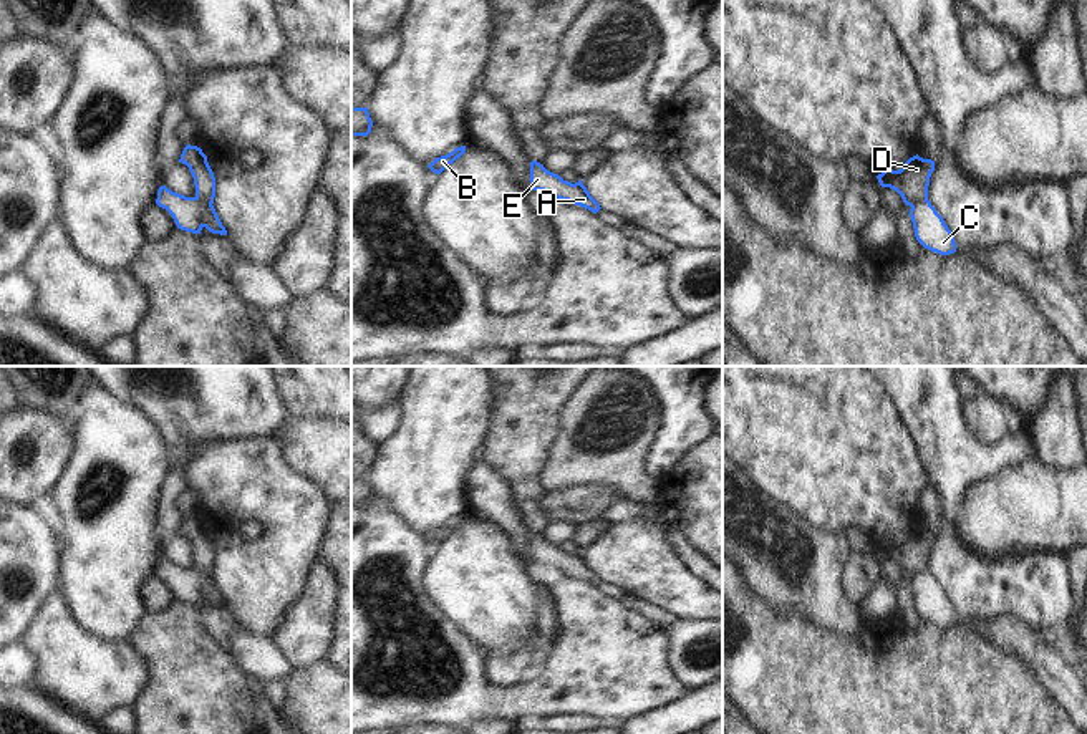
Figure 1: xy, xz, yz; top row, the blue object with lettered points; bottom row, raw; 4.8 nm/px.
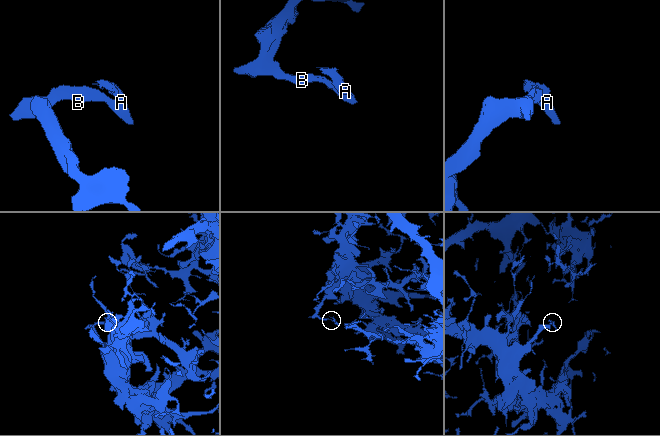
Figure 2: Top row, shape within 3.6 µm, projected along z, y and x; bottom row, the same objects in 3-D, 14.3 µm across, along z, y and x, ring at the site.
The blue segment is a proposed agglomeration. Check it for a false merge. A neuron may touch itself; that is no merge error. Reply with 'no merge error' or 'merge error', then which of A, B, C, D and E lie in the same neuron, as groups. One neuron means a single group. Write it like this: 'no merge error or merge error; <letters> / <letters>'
merge error; A B C E / D

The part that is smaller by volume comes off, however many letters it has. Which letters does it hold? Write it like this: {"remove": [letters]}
{"remove": ["D"]}

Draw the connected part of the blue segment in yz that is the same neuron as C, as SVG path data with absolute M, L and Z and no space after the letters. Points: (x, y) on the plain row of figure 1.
M928 570L918 572L911 578L910 588L913 593L915 608L925 620L940 626L949 626L956 623L951 601Z

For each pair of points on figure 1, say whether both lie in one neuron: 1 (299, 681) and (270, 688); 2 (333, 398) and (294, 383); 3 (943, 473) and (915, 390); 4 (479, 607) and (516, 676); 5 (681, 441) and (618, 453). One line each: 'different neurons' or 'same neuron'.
1: different neurons
2: same neuron
3: same neuron
4: different neurons
5: different neurons

